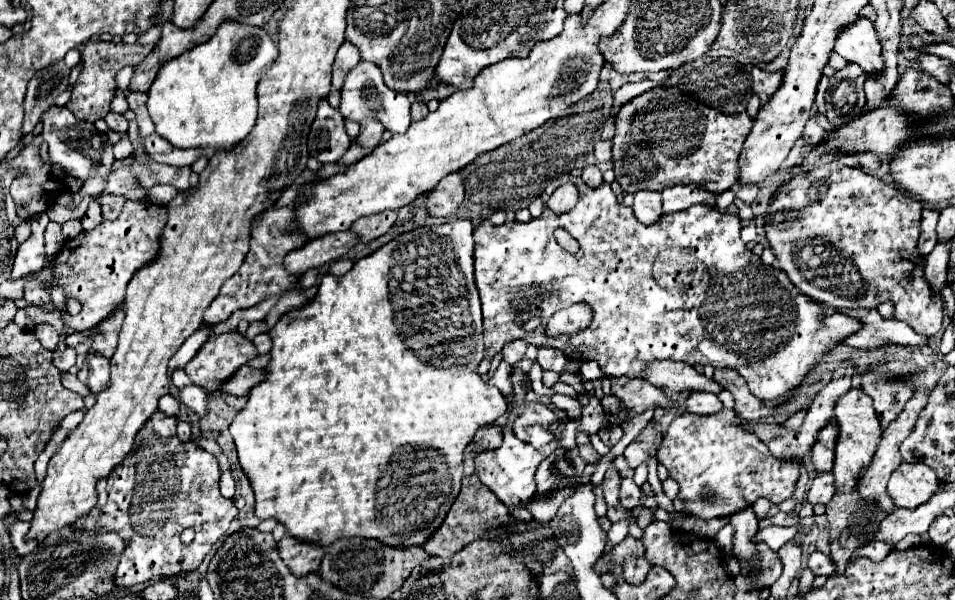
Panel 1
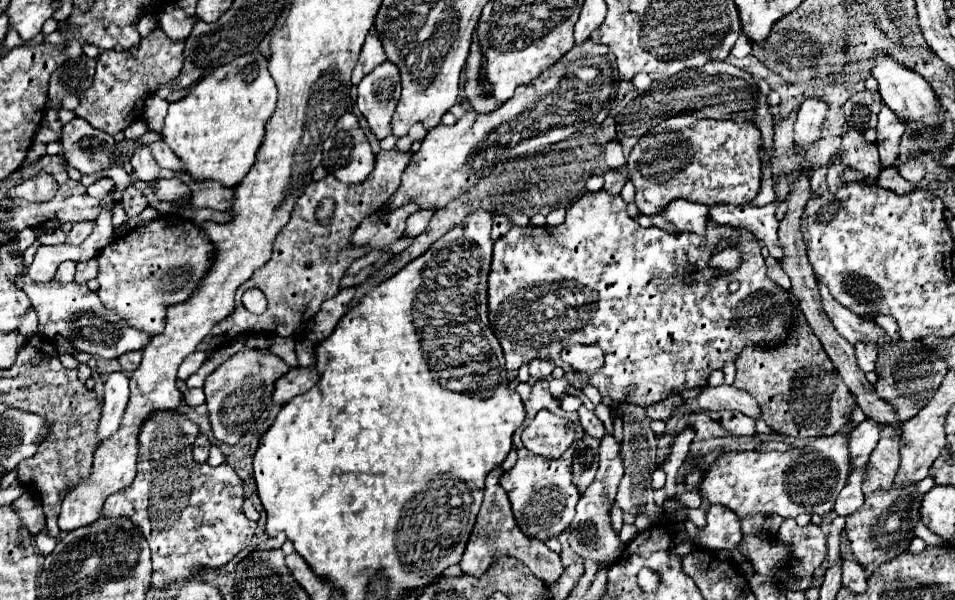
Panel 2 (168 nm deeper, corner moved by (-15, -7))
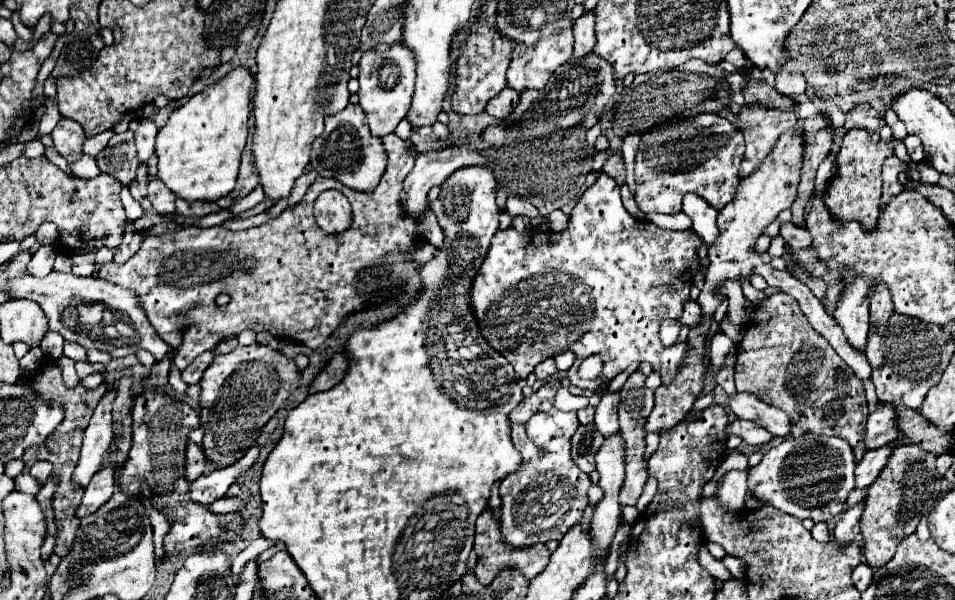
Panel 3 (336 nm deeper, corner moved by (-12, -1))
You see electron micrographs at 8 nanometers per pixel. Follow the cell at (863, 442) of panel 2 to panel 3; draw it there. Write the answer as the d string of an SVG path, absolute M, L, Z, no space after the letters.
M878 406L876 412L868 416L866 422L866 436L864 444L866 448L874 450L880 446L886 446L898 438L898 426L896 426L896 408L892 406Z

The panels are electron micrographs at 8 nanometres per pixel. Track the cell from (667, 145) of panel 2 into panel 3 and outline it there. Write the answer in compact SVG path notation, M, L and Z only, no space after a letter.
M688 120L646 132L636 154L636 204L644 214L678 214L682 210L684 194L694 192L716 210L722 210L734 198L740 184L738 168L742 158L744 136L740 130L712 136L694 136L694 124Z

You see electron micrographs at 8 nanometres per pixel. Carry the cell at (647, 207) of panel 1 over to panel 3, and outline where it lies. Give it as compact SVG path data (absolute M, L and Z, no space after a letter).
M686 194L684 204L682 204L682 212L692 218L694 232L704 242L714 242L718 238L718 232L720 232L716 226L718 210L708 206L708 202L704 202L704 198L700 198L696 194Z

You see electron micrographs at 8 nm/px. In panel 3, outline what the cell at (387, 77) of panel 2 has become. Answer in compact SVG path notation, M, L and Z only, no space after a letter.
M402 42L380 44L374 50L362 54L358 68L360 68L360 76L358 76L360 106L366 112L372 134L382 138L394 132L400 120L404 120L410 110L414 84L416 84L416 58L412 58L412 50L408 50Z

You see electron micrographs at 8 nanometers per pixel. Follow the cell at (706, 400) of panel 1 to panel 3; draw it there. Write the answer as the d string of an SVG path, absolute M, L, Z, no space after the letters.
M736 420L728 426L728 436L736 434L740 436L746 444L750 446L762 446L762 444L768 444L774 436L768 434L768 430L764 430L762 426L756 426L754 422L748 422L748 420Z

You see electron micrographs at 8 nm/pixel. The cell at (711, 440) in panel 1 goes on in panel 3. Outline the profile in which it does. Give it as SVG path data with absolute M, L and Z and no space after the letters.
M806 434L800 438L784 440L780 446L774 446L770 452L766 452L756 468L748 468L748 488L756 494L758 500L768 502L774 508L800 520L810 518L814 522L828 522L846 508L848 492L854 488L854 466L854 452L848 442L836 436Z

